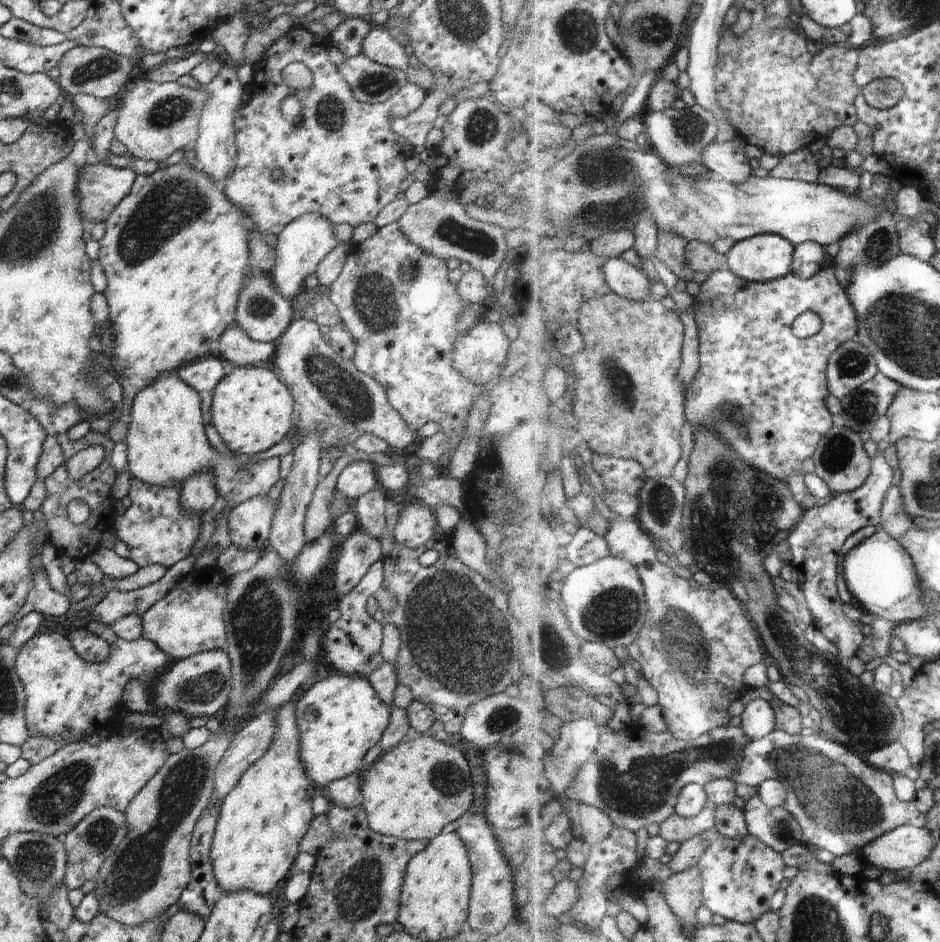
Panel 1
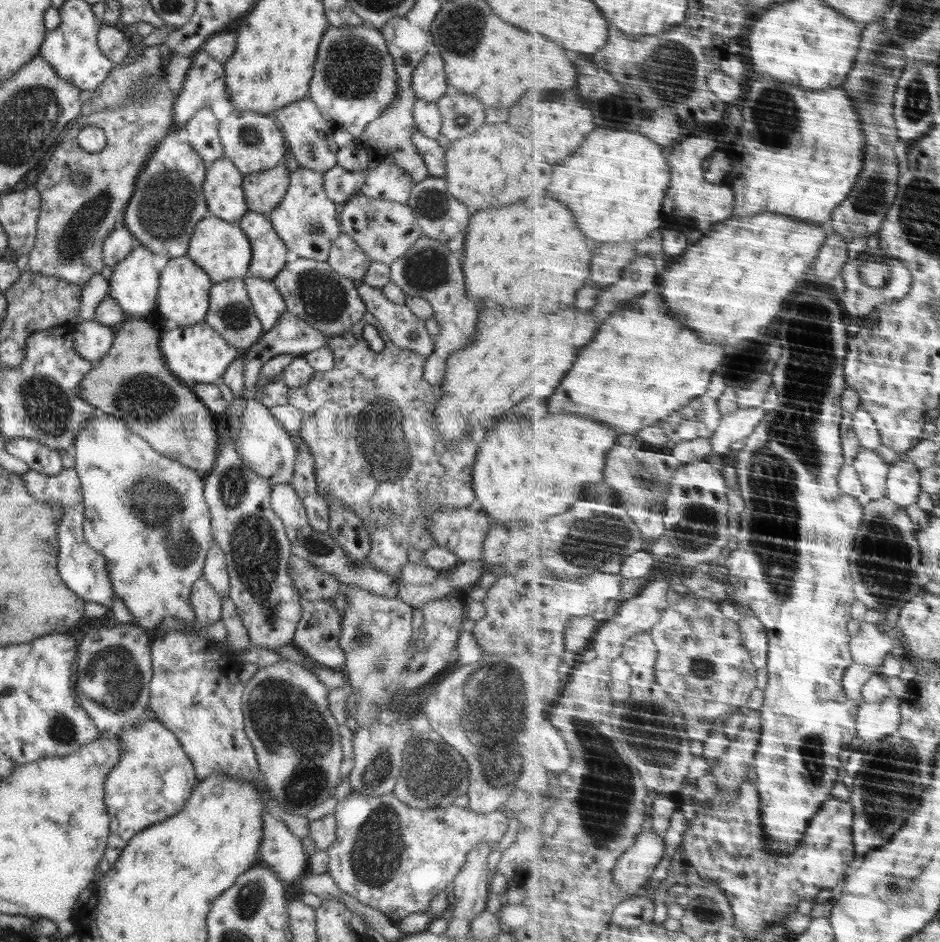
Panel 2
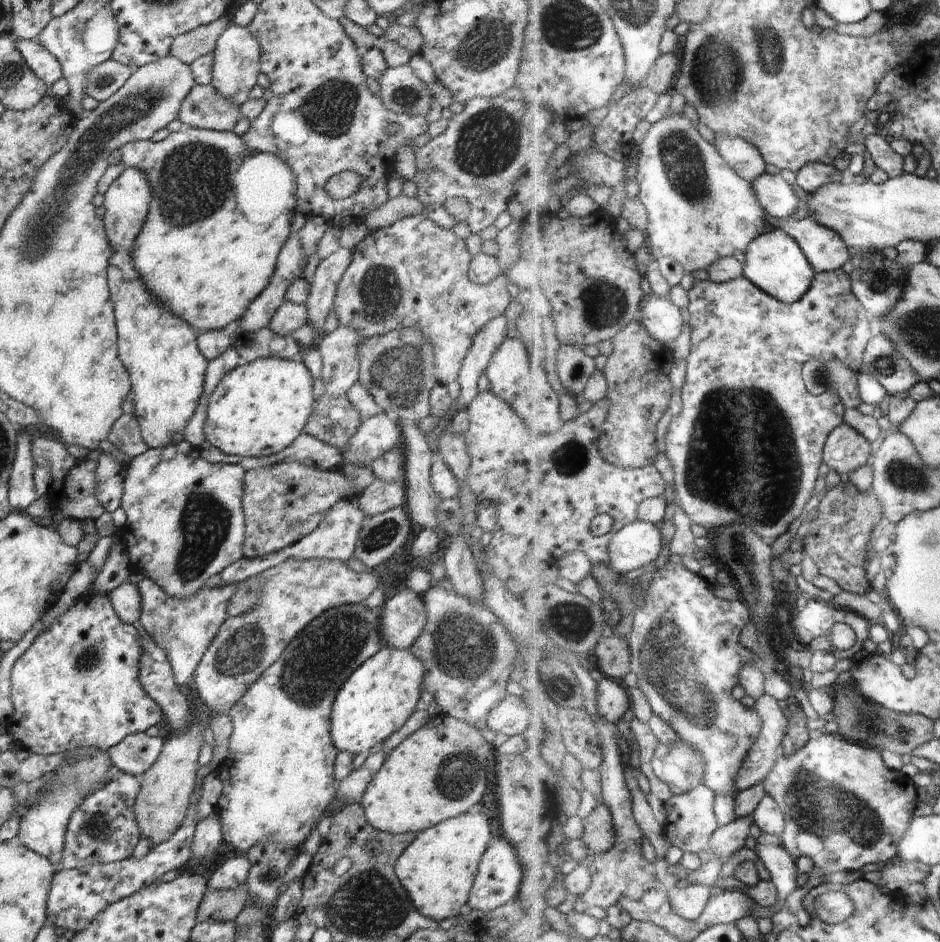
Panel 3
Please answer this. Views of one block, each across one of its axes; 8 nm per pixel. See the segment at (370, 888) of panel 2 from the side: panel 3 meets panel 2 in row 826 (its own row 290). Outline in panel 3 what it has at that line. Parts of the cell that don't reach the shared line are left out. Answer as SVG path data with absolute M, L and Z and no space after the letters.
M424 215L406 217L396 221L394 224L388 225L386 228L370 231L370 233L350 251L351 263L348 265L346 272L342 275L340 282L337 284L337 291L333 302L333 311L337 314L337 319L340 324L355 328L364 338L376 337L392 331L399 331L401 328L416 328L416 330L420 331L421 335L433 346L433 355L435 356L433 375L435 376L438 385L446 386L459 377L464 357L468 354L476 333L490 319L504 315L510 304L516 302L522 296L525 288L527 288L526 276L507 277L500 274L491 283L485 285L473 283L469 279L469 264L471 263L473 256L467 251L465 240L457 237L451 229L443 229L437 224L434 224L434 222Z

